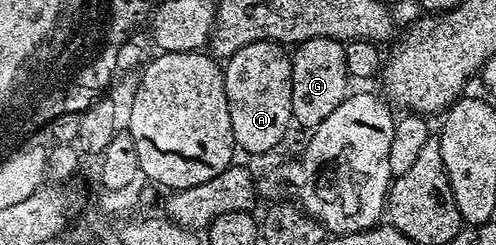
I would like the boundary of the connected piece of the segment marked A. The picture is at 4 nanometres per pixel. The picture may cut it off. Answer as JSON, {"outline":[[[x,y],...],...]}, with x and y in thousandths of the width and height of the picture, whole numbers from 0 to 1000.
{"outline":[[[530,163],[488,188],[458,233],[448,290],[476,604],[516,637],[552,616],[591,502],[589,249],[575,184]]]}

